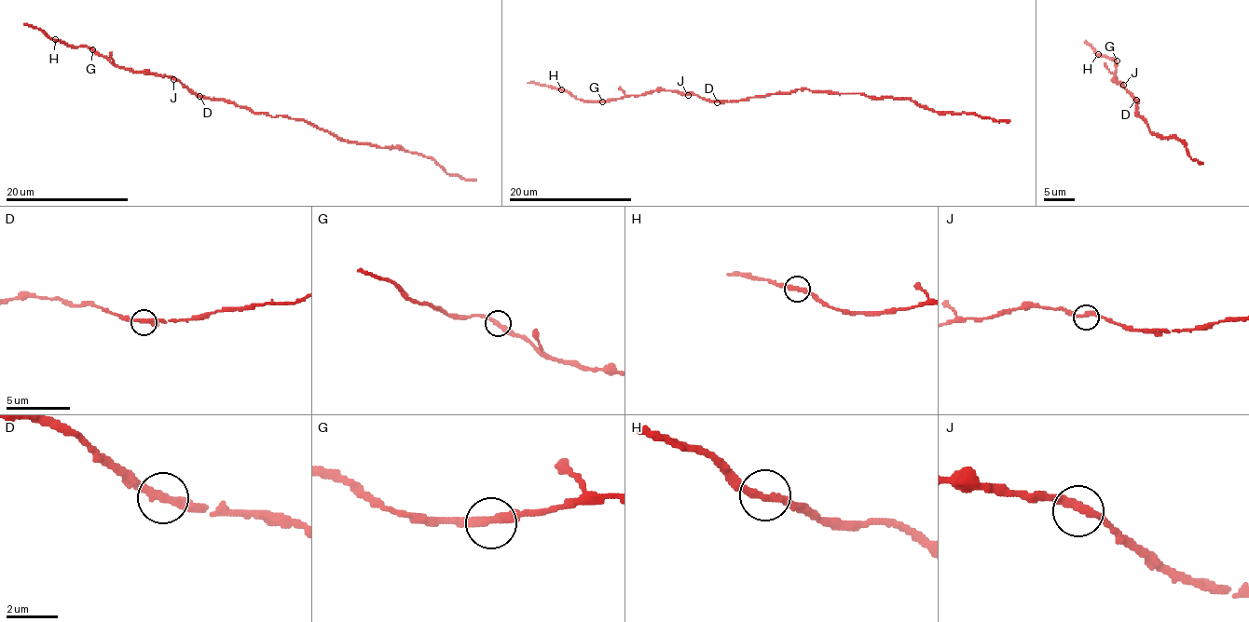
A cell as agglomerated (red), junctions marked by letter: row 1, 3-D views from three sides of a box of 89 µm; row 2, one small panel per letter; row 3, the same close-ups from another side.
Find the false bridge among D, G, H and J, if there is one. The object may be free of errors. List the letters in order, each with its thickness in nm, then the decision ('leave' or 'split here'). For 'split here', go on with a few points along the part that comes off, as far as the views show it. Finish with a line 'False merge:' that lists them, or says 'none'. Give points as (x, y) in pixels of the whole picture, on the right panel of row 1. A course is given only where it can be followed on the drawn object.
D: 340 nm thick; leave
G: 360 nm thick; leave
H: 320 nm thick; leave
J: 340 nm thick; leave
False merge: none

